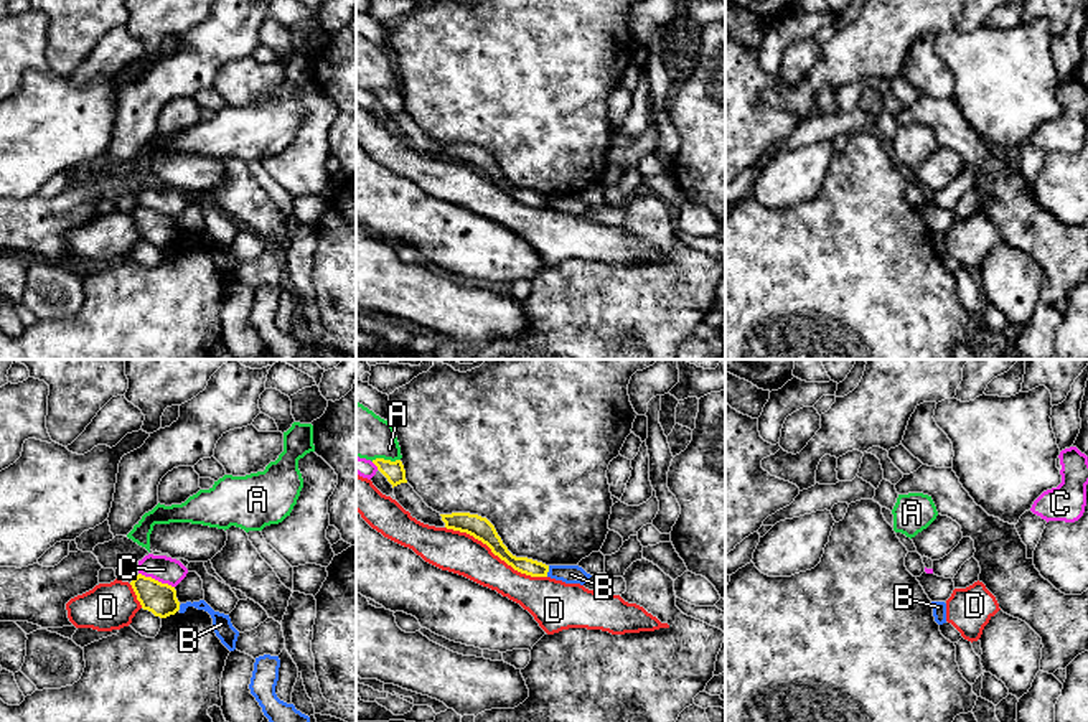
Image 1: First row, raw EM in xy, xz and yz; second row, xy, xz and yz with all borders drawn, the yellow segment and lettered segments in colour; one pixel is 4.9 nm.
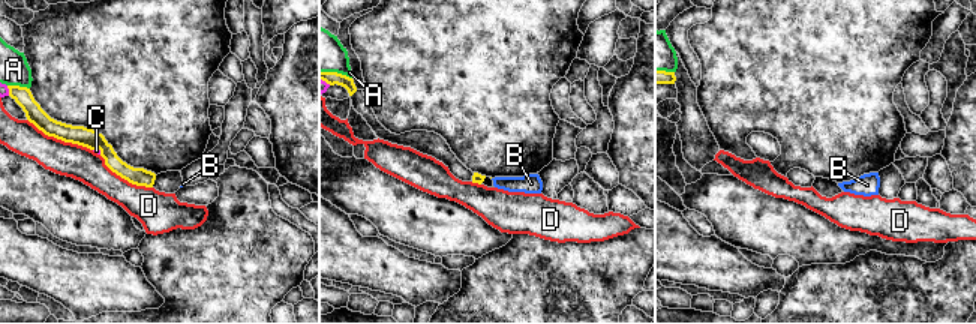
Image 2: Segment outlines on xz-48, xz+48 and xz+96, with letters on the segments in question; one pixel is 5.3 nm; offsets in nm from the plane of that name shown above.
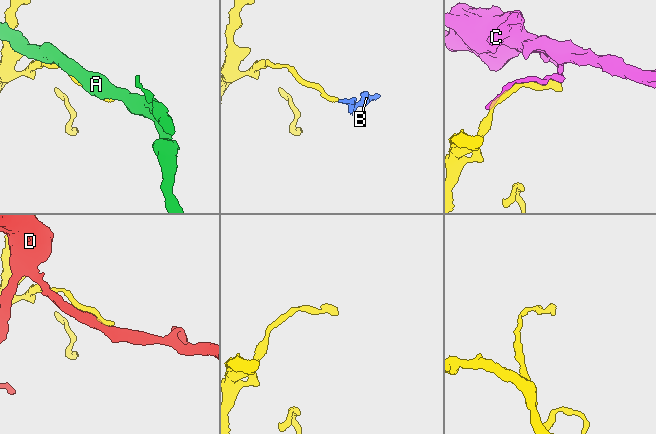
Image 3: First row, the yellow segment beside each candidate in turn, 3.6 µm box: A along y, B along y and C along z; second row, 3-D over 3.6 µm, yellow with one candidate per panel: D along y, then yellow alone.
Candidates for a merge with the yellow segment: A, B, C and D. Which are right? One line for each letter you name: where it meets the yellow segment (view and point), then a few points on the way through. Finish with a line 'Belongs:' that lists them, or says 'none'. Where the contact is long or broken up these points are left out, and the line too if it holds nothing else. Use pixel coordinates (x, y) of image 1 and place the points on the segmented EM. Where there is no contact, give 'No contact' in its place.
Belongs: none

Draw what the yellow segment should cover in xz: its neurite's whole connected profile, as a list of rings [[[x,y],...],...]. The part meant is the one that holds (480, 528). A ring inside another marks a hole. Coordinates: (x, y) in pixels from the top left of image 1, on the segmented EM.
[[[452,513],[440,514],[447,529],[467,532],[475,539],[486,544],[495,556],[511,565],[514,570],[531,575],[531,577],[547,577],[549,565],[528,559],[513,556],[508,547],[503,544],[495,526],[478,514],[470,513]]]

